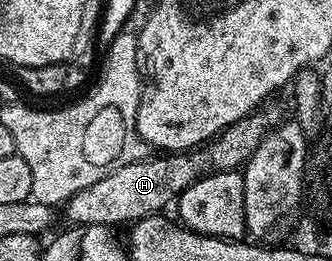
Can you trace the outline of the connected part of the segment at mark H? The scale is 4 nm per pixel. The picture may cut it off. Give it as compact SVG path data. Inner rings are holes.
M259 108L250 114L249 117L240 119L232 123L227 129L223 129L217 137L213 138L205 147L196 148L180 153L171 153L169 155L147 155L142 161L128 163L128 167L116 167L112 175L104 175L104 179L96 179L92 187L84 187L84 191L76 191L64 202L66 217L71 226L76 225L109 225L111 227L129 226L131 223L163 212L166 204L173 202L188 186L194 181L199 181L205 174L211 172L219 173L229 169L241 170L245 166L246 160L256 151L256 147L262 141L262 138L270 132L271 128L278 124L280 114L274 109Z

